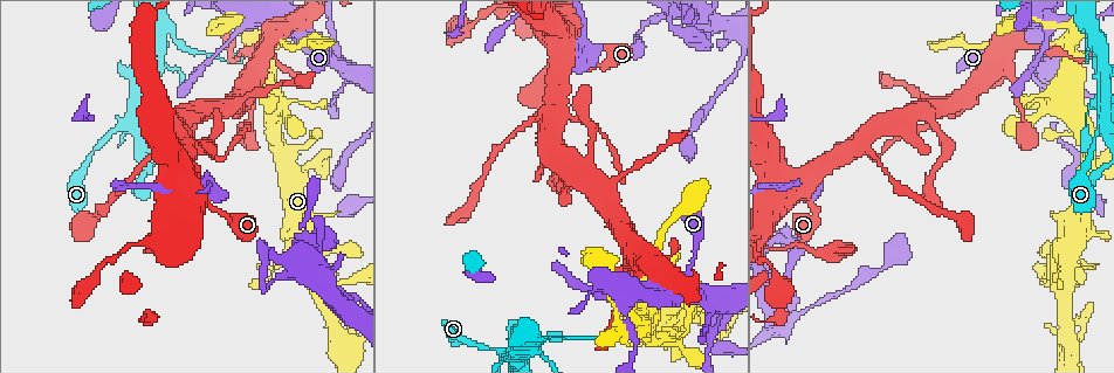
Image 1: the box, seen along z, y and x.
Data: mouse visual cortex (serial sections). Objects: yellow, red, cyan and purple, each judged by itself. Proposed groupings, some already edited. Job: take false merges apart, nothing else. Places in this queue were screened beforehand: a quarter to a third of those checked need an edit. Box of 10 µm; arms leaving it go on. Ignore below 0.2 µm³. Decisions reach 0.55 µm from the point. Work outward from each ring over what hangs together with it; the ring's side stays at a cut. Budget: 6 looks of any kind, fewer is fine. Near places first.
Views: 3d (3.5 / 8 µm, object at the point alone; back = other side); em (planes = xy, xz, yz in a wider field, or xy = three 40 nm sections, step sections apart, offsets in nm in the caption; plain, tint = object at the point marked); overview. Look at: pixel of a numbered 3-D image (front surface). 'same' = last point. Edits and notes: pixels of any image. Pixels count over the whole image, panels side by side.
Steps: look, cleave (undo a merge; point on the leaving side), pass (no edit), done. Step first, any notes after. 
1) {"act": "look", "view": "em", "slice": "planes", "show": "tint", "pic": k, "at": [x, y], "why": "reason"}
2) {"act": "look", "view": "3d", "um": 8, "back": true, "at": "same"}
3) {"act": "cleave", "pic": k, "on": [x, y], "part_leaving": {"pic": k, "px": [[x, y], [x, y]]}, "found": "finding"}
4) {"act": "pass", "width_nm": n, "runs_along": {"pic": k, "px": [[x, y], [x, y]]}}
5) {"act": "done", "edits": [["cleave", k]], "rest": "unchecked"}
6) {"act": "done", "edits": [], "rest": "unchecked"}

{"act": "look", "view": "3d", "um": 3.5, "pic": 1, "at": [496, 353]}

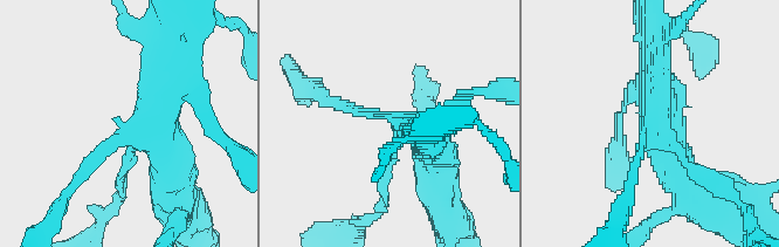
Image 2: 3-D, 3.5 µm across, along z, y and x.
{"act": "look", "view": "em", "slice": "xy", "step": 3, "show": "tint", "pic": 2, "at": [645, 135], "arms": 4, "arm_widths_nm": [150, 150, 450, 450]}

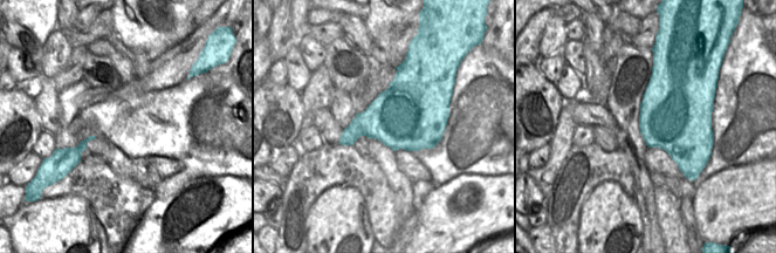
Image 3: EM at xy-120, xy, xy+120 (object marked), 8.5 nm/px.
{"act": "look", "view": "em", "slice": "xy", "step": 1, "show": "tint", "at": "same", "why": "another direction"}

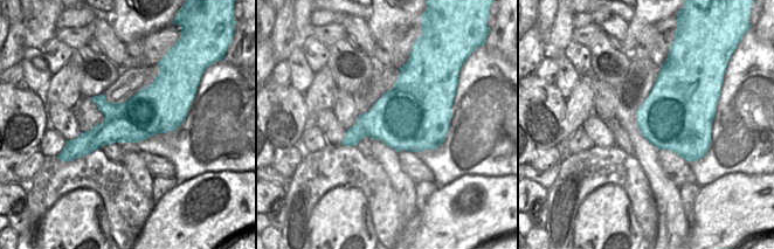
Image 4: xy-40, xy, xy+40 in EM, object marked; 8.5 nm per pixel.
{"act": "pass", "runs_along": {"pic": 2, "px": [[75, 184], [158, 116], [161, 69]]}, "found": "all the same cell"}

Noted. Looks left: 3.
{"act": "look", "view": "3d", "um": 3.5, "pic": 1, "at": [545, 112], "why": "three-way junction"}

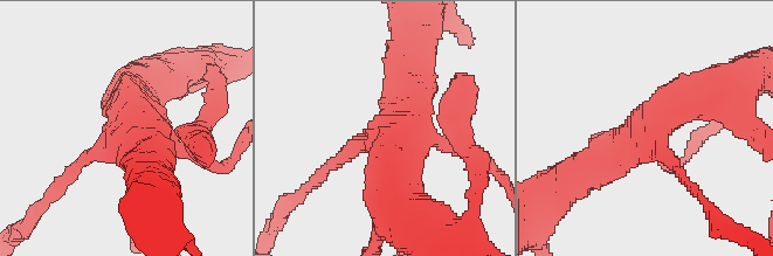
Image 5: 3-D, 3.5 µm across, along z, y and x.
{"act": "look", "view": "em", "slice": "planes", "show": "tint", "pic": 5, "at": [380, 131], "why": "shape alone is not enough"}

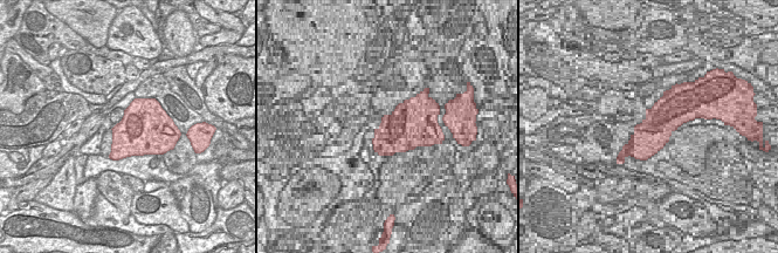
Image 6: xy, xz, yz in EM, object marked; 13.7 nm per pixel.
{"act": "look", "view": "em", "slice": "xy", "step": 1, "show": "tint", "at": "same", "why": "another direction"}

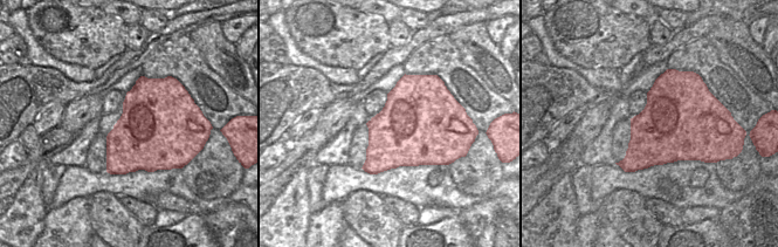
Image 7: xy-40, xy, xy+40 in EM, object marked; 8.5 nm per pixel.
{"act": "pass", "found": "all the same cell"}

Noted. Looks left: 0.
{"act": "done", "edits": [], "rest": "unchecked"}

